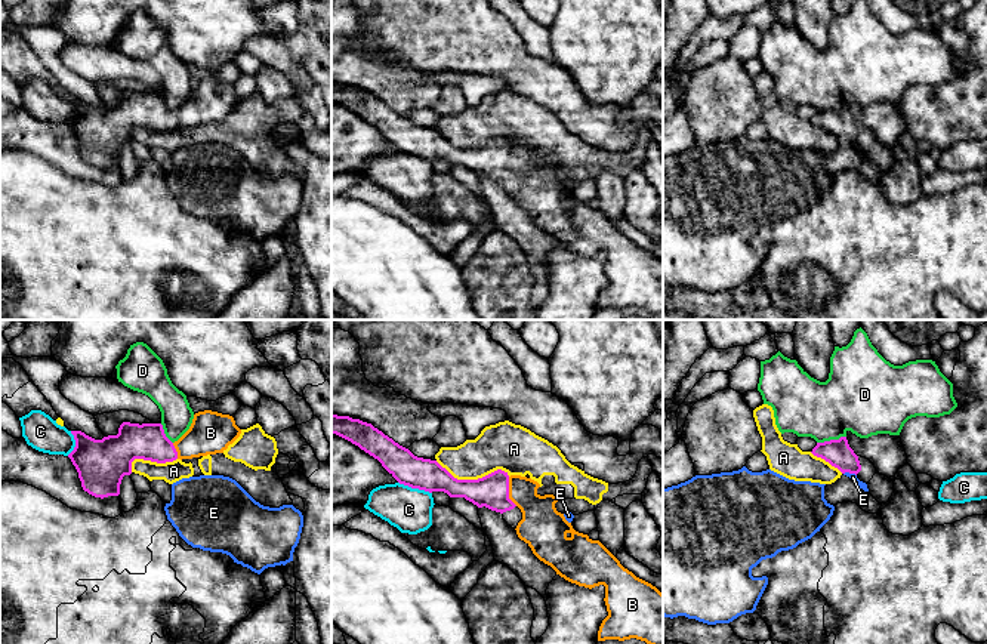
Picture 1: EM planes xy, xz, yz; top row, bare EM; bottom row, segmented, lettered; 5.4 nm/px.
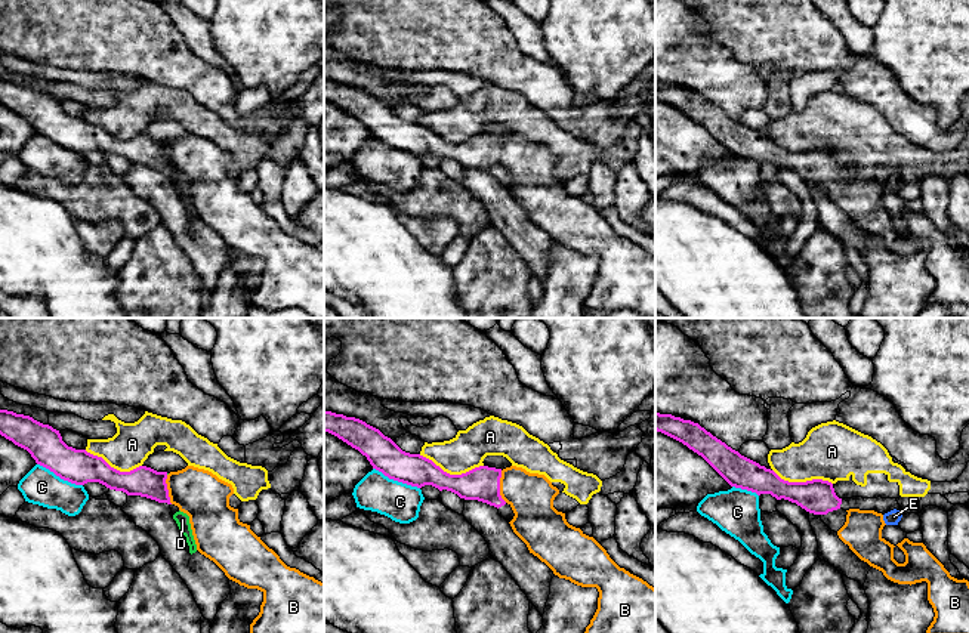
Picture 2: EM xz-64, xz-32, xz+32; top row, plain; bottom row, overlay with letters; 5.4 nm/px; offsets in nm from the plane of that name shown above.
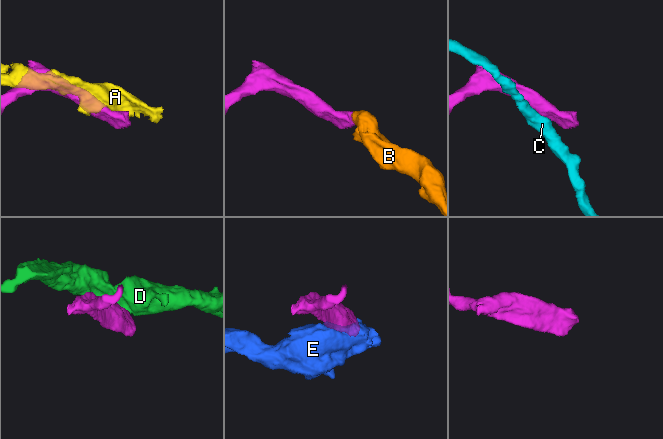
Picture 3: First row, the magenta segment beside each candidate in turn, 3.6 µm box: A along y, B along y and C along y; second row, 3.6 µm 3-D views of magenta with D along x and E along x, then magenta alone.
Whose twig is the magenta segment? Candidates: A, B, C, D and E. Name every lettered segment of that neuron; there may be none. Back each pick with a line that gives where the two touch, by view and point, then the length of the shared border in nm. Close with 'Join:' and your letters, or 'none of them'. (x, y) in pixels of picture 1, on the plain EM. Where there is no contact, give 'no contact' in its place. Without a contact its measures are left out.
B: contact xz (508, 160); length 170 nm
Join: B

